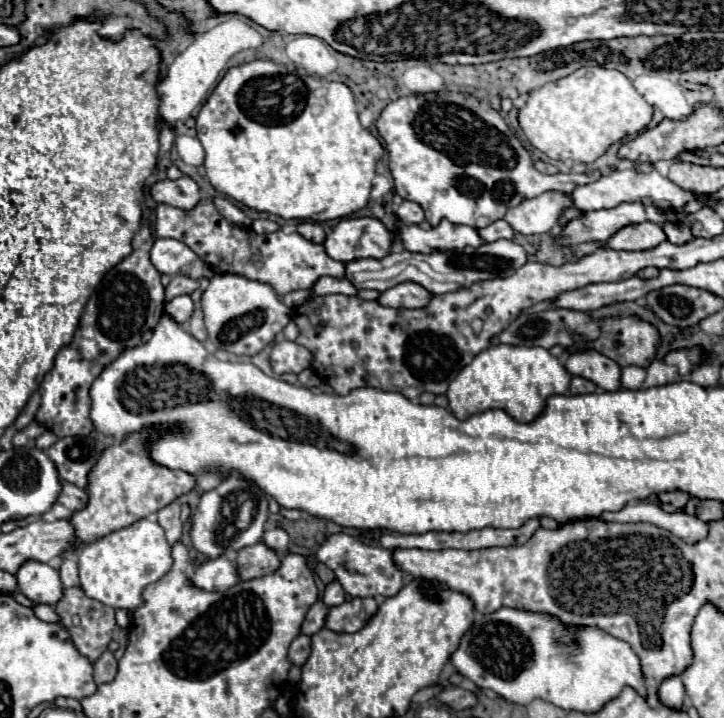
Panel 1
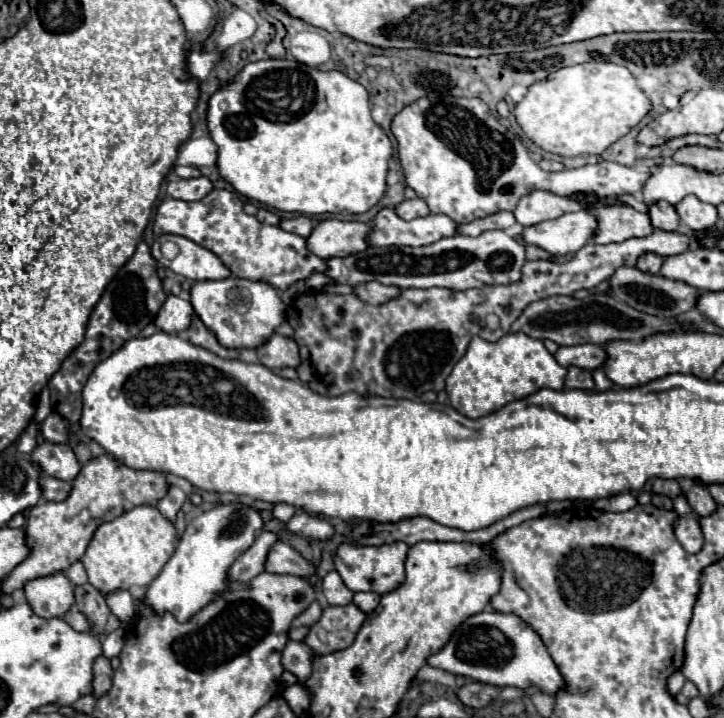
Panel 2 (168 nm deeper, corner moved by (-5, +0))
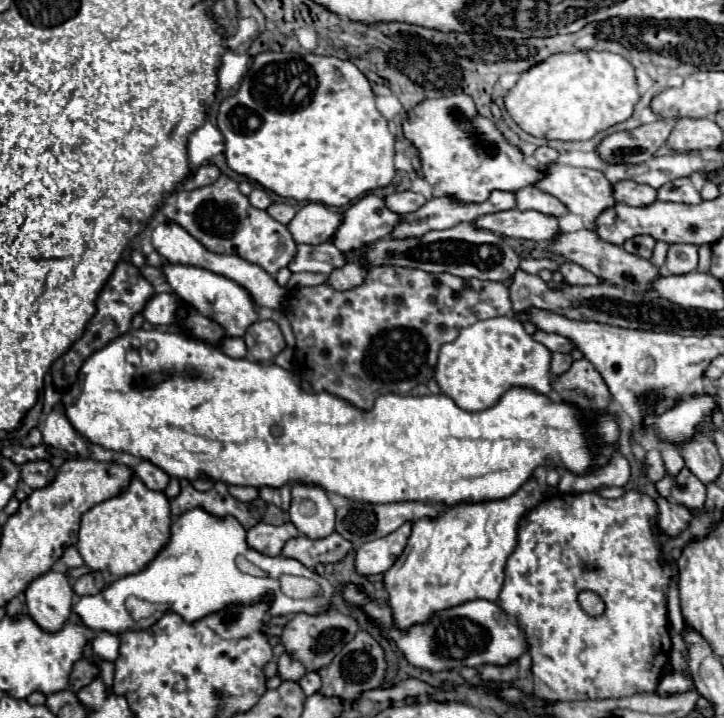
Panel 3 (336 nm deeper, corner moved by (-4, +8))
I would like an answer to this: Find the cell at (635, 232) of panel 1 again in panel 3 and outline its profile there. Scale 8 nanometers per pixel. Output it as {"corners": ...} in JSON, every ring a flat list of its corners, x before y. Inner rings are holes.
{"corners":[[550,164,546,166,548,168,548,174,536,184,538,188,542,188,544,192,556,196,558,200,562,200,568,210,576,216,582,218,584,226,588,230,596,230,596,220,598,216,616,206,616,200,614,200,614,186,606,180,606,176,598,170,590,170,590,168,572,168,572,166,564,166,564,164]]}

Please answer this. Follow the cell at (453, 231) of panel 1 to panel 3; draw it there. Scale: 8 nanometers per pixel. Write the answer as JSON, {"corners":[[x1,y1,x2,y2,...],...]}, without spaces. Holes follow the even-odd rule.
{"corners":[[368,194,344,212,342,228,338,228,332,244,338,244,342,250,358,250,374,240,386,238,400,220,400,214,388,210,384,198]]}

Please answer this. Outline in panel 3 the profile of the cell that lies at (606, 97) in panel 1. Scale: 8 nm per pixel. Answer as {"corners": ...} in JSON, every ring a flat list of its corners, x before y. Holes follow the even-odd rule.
{"corners":[[612,52,554,54,526,70,506,94,504,104,514,122,528,134,548,140,590,140,620,122,626,122,640,100,632,64]]}

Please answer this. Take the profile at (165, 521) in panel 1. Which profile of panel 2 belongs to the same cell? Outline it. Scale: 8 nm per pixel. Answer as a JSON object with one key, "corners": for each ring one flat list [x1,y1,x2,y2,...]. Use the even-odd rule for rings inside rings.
{"corners":[[169,484,169,490,167,490,167,494,155,504,155,508,167,518,167,520,175,520,175,516,177,516,177,512,181,510,181,506,183,506,183,502,185,502,185,494,183,494,183,490,177,486,177,484]]}

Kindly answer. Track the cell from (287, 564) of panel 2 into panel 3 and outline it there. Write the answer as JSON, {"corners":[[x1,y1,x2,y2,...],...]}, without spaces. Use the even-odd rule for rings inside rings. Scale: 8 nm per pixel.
{"corners":[[332,532,330,536,320,538,320,540,312,540,306,536,290,538,284,544,280,556,294,558,306,568,316,568,316,564,328,564,328,562,342,560,350,548,352,544,348,540,344,540,338,532]]}

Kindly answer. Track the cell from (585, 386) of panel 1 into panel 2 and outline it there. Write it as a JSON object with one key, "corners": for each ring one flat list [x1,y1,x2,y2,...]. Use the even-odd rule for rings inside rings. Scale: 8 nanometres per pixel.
{"corners":[[567,368,565,388,567,388,567,390,583,390,583,392,591,392,591,390,595,388,591,370,583,370,583,368]]}

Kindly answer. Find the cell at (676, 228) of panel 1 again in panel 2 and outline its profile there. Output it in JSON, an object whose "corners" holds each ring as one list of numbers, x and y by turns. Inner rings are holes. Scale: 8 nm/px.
{"corners":[[659,200,659,204,649,204,647,208,649,208,649,220,653,228,665,230,665,232,677,230,679,216,671,204,667,204,665,200]]}

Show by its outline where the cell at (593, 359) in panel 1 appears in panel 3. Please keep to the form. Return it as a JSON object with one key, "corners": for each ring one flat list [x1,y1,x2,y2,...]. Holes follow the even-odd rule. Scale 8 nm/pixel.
{"corners":[[538,330,534,334,534,340,544,344,552,352,572,352,576,348,576,344,570,338,560,336,560,334,548,334,548,332,542,332,542,330]]}

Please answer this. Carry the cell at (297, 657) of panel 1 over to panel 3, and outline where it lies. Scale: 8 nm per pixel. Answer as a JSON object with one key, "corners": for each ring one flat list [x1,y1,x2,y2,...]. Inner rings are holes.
{"corners":[[282,654,280,658,278,658,278,676,282,678,282,680,300,680,304,674,306,674,308,670,306,670,306,666,302,664,302,662,298,662,298,660,294,660,290,654]]}

